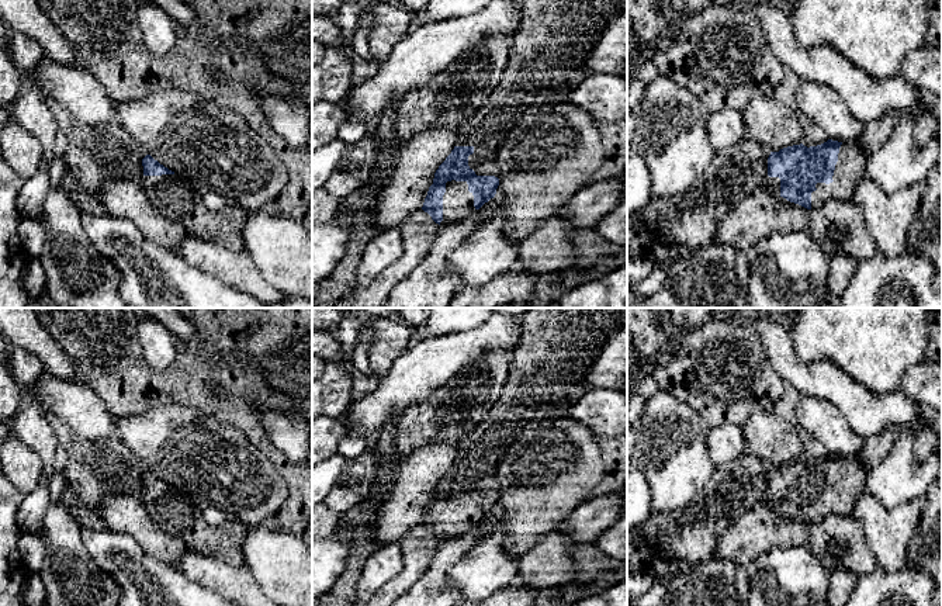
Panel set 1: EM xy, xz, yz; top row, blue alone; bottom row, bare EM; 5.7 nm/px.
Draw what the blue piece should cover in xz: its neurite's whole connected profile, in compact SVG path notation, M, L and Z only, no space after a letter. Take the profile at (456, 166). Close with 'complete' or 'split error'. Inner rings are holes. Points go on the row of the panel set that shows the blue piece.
M522 0L522 24L509 53L499 84L484 100L477 112L456 132L456 146L434 173L422 209L441 228L468 218L495 197L499 186L498 150L506 139L519 112L527 105L569 101L571 91L591 73L586 69L588 49L595 37L616 17L626 13L620 0Z; split error

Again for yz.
M860 139L787 146L770 152L762 190L782 201L817 209L831 200L849 200L865 177L867 159Z; split error

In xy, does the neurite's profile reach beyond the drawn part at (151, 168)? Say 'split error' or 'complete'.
split error

